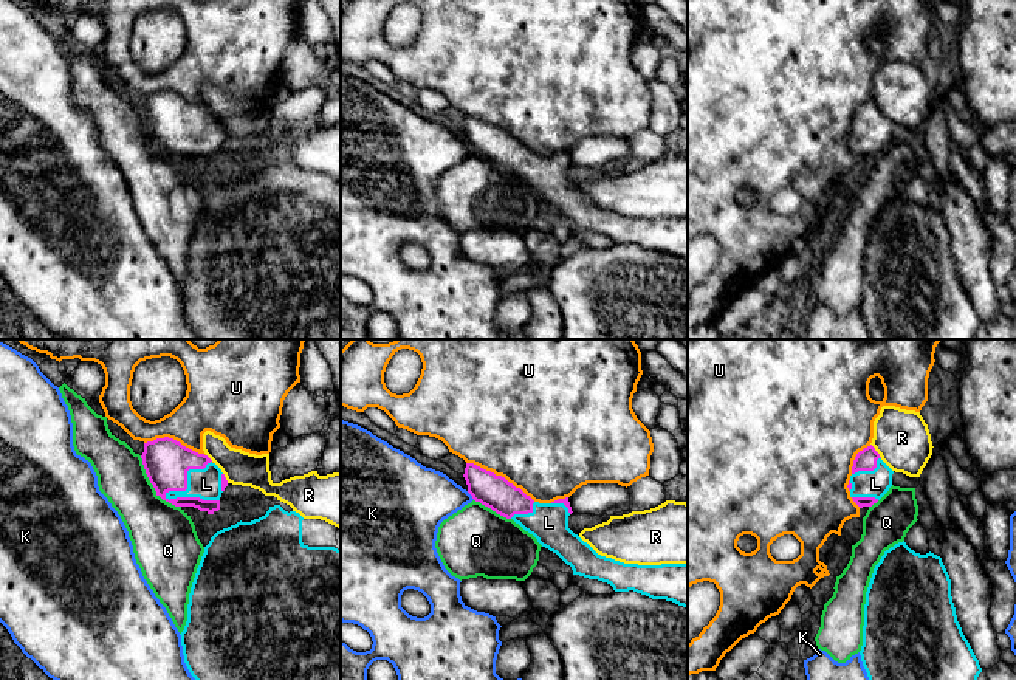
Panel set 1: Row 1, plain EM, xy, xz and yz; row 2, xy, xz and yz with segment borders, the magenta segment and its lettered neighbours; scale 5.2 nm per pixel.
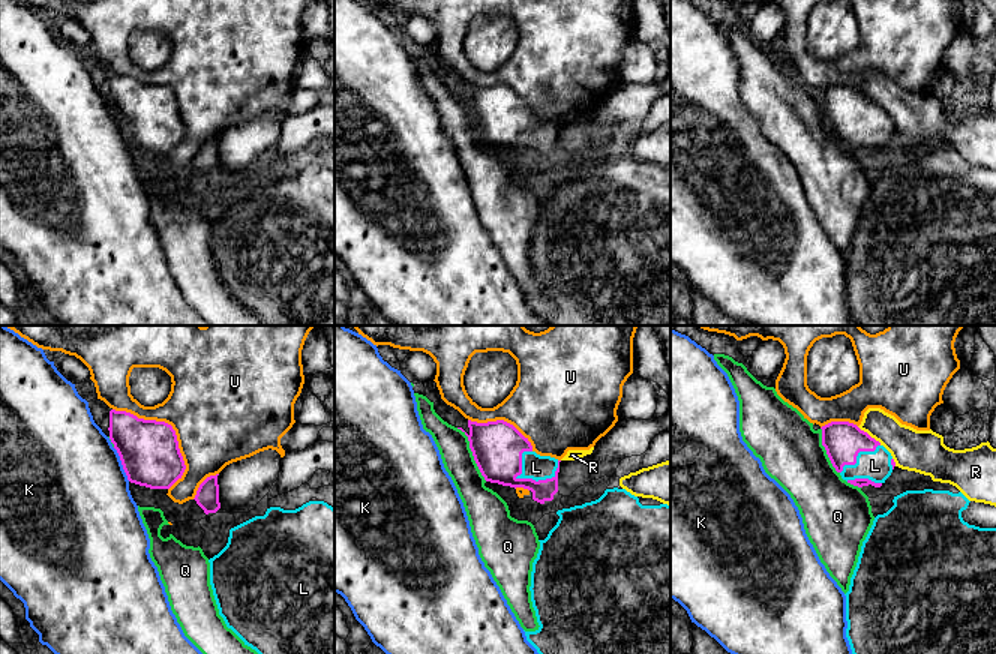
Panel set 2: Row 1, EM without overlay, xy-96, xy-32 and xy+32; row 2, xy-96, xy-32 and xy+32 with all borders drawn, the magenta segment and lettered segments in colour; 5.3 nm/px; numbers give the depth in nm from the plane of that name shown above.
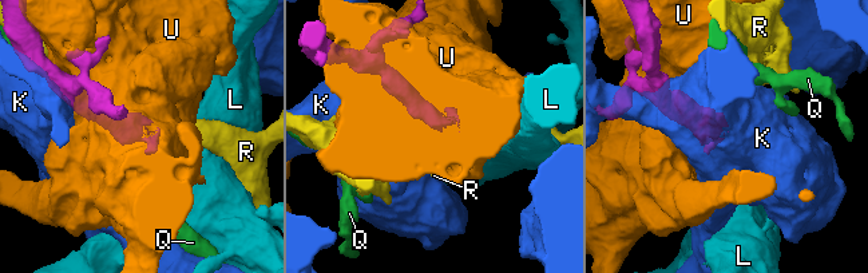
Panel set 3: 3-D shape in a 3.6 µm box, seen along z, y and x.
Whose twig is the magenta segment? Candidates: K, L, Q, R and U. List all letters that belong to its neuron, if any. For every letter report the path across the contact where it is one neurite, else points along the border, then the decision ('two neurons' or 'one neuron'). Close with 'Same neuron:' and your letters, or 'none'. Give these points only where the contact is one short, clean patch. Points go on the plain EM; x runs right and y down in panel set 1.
K: two neurons
L: way xy (166, 115), (186, 133), (206, 137); one neuron
Q: two neurons
R: border yz (871, 96), (882, 110); two neurons
U: two neurons
Same neuron: L

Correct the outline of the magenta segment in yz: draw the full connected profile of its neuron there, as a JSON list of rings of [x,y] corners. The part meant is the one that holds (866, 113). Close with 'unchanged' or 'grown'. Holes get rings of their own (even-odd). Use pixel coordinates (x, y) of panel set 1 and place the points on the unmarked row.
[[[872,98],[864,101],[853,113],[847,138],[850,150],[860,161],[872,160],[892,139],[892,127]]]; grown

